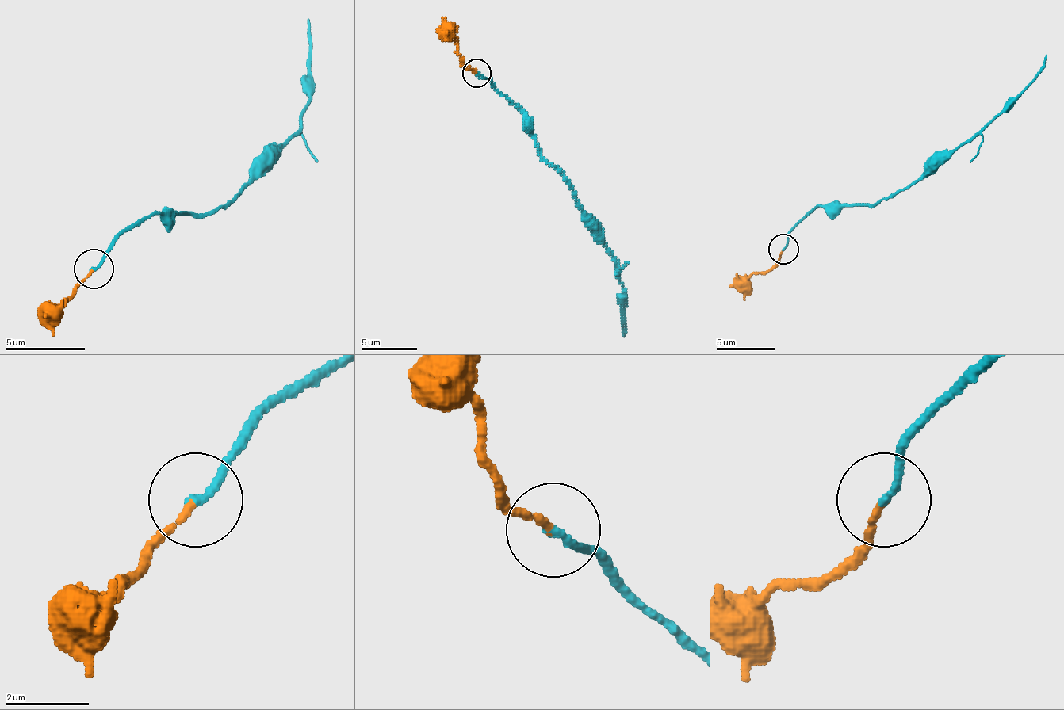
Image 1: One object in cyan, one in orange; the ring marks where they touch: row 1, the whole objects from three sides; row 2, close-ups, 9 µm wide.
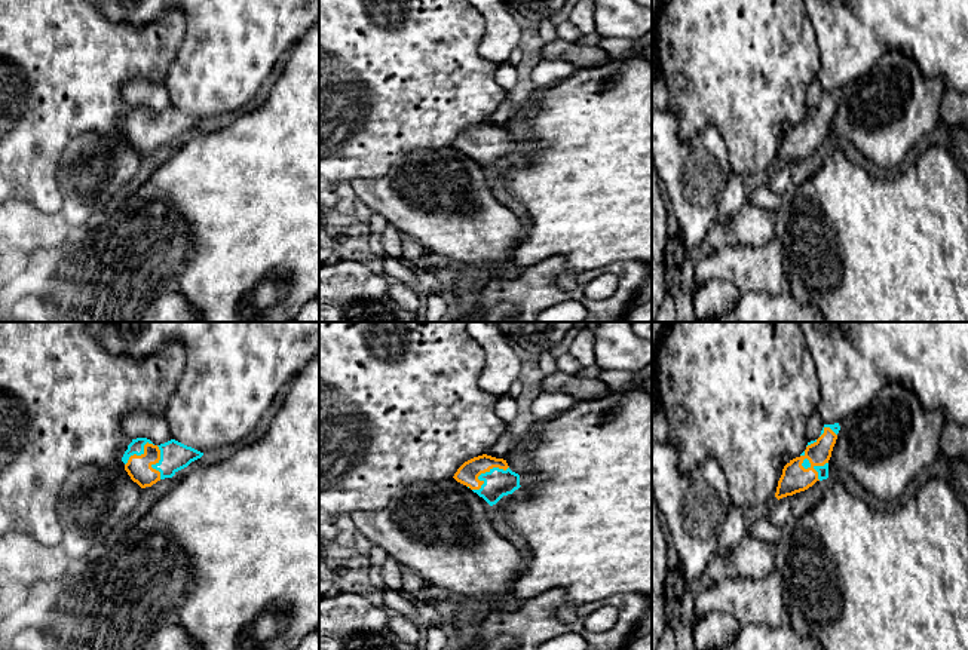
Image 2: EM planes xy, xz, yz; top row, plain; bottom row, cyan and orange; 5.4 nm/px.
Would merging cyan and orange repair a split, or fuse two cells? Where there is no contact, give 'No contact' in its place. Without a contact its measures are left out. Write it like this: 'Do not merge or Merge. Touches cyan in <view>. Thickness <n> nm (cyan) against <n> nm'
Merge. Touches cyan in yz. Thickness 60 nm (cyan) against 150 nm

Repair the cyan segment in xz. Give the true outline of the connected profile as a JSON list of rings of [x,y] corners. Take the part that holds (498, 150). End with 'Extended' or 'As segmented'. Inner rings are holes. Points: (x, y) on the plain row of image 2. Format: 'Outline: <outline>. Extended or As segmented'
Outline: [[[487,122],[465,129],[453,145],[469,154],[490,174],[521,154],[520,142],[509,137],[506,128]]]. Extended

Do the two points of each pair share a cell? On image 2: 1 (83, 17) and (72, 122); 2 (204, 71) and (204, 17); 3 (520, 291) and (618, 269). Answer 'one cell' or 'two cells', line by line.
1: one cell
2: one cell
3: one cell

